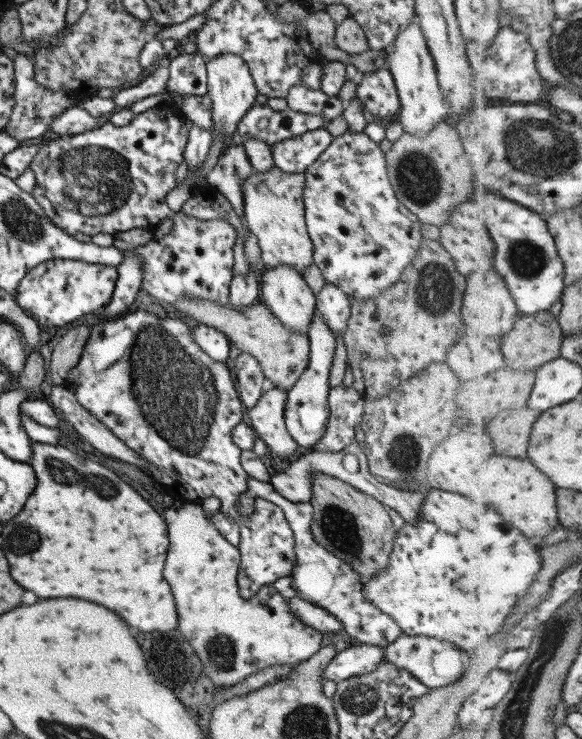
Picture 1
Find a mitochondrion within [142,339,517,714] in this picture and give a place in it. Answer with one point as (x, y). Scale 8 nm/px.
(339, 526)

